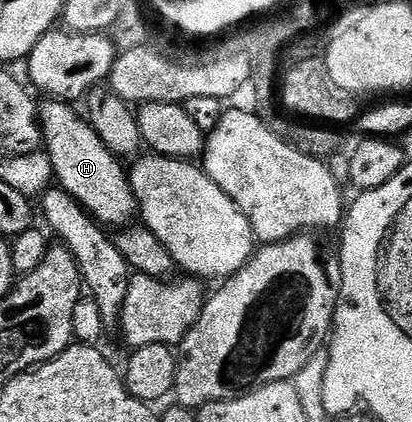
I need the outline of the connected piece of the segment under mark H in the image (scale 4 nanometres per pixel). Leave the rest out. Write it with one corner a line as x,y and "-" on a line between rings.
53,99
43,102
40,105
40,128
44,151
50,156
54,168
54,181
83,205
99,225
129,226
133,222
130,220
136,217
136,202
123,162
100,143
100,135
96,135
89,120
79,110
79,114
74,110
77,108
73,104

